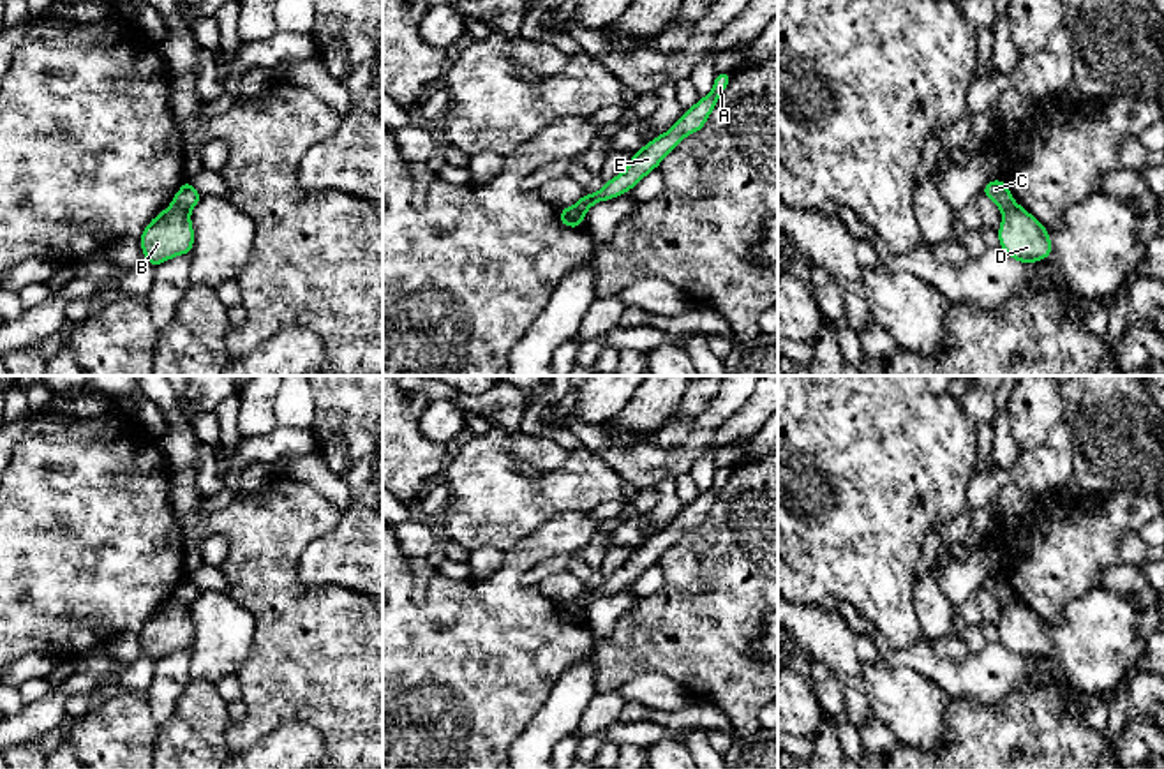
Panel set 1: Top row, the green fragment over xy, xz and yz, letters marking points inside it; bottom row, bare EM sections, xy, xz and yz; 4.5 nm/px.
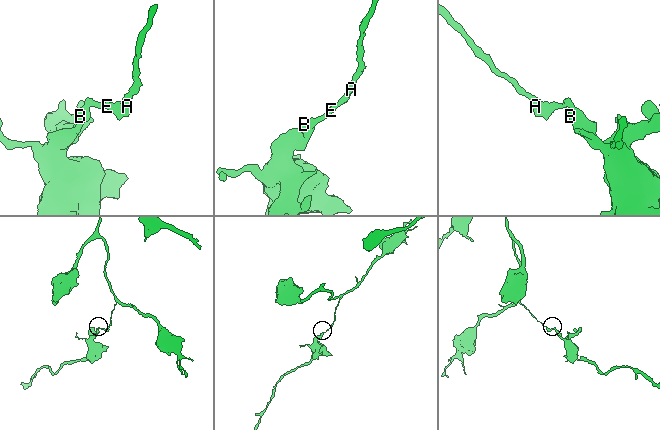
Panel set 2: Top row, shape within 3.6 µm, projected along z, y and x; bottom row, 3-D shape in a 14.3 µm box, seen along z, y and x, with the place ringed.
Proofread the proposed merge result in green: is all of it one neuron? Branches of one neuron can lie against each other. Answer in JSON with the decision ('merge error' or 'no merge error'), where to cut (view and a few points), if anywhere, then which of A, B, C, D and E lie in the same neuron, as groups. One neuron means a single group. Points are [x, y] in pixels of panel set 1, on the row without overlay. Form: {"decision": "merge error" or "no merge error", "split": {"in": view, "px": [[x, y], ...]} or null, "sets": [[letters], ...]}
{"decision": "merge error", "split": {"in": "xy", "px": [[171, 598], [189, 609]]}, "sets": [["A", "C", "E"], ["B", "D"]]}

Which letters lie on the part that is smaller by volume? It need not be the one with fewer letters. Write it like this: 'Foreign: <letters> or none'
Foreign: B, D

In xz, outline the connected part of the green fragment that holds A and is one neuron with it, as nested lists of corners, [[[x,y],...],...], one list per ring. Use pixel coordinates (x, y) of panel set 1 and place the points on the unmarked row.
[[[718,467],[709,490],[700,492],[695,501],[686,504],[683,511],[672,520],[670,526],[656,531],[645,541],[631,550],[630,559],[623,568],[605,577],[605,580],[593,589],[584,589],[573,603],[586,610],[591,601],[600,596],[614,594],[630,587],[644,571],[656,564],[661,556],[690,529],[704,524],[711,511],[720,490],[728,482],[732,467]]]

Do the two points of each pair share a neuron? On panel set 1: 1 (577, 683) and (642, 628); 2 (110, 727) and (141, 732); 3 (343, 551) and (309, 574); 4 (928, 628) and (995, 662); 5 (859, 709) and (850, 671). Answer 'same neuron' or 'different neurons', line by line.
1: different neurons
2: same neuron
3: same neuron
4: different neurons
5: same neuron

